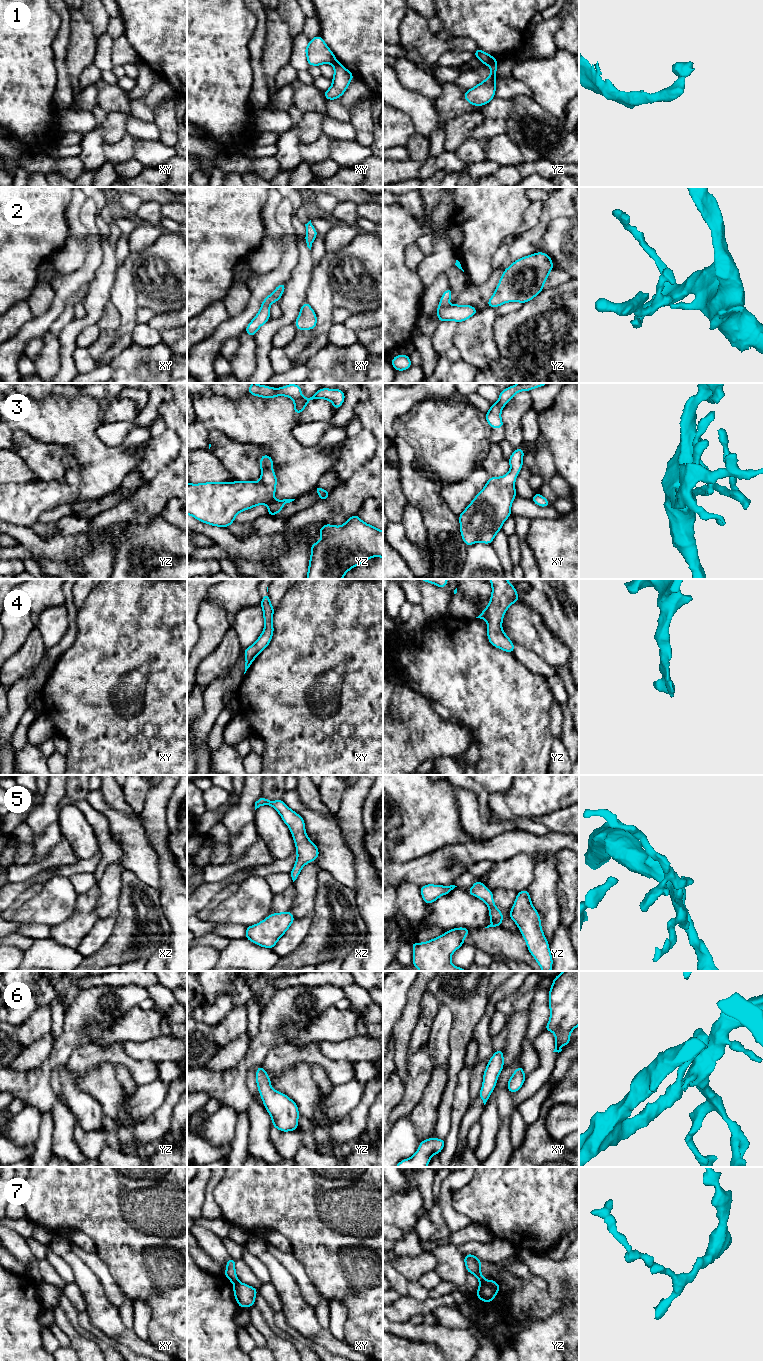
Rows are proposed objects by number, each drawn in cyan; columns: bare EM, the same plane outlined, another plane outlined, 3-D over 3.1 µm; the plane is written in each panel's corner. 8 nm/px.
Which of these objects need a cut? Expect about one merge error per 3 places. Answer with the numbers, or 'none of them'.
1, 7

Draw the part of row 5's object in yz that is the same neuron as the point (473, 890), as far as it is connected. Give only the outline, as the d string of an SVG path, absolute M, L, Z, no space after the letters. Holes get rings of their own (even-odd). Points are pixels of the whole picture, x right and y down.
M476 880L474 885L467 890L467 892L472 896L476 896L487 904L491 924L485 928L501 926L503 921L503 913L495 906L492 891L488 889L480 880Z

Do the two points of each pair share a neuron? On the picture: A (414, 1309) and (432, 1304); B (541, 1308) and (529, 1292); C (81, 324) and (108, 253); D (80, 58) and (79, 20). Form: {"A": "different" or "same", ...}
{"A": "same", "B": "same", "C": "same", "D": "same"}

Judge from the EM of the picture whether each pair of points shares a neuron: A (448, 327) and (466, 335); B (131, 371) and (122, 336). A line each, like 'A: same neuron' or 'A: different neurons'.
A: different neurons
B: different neurons

